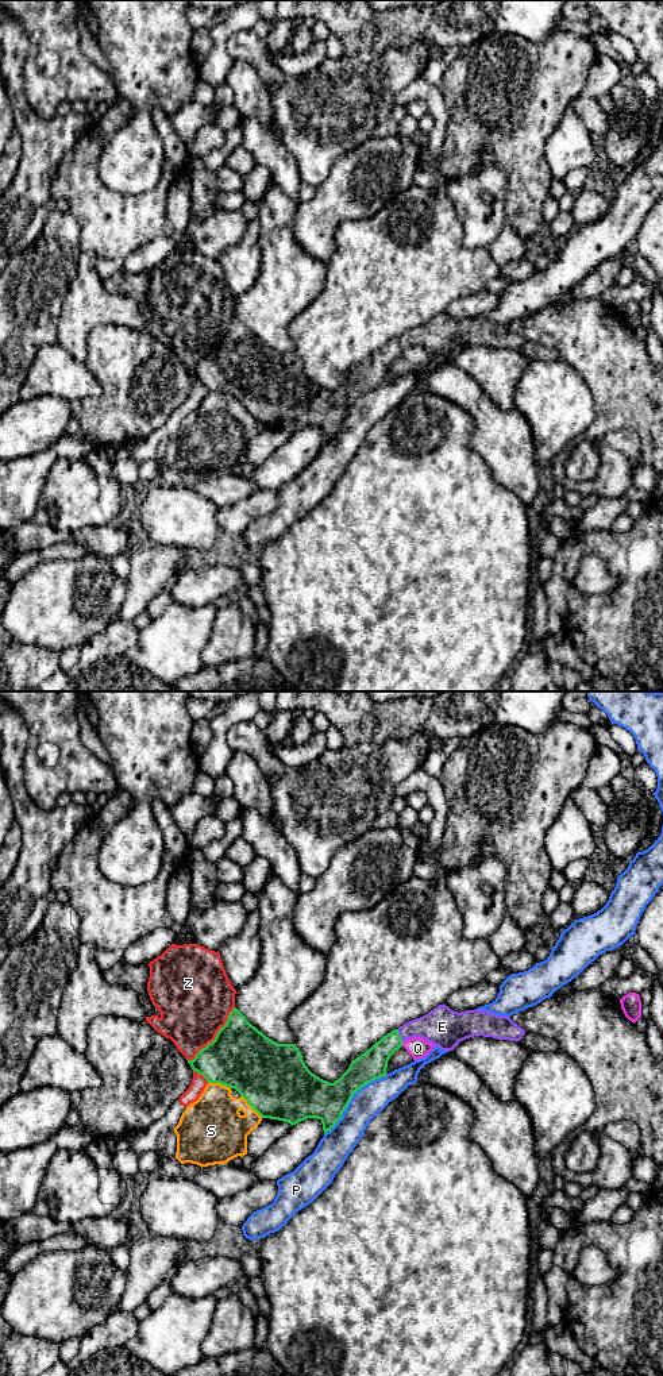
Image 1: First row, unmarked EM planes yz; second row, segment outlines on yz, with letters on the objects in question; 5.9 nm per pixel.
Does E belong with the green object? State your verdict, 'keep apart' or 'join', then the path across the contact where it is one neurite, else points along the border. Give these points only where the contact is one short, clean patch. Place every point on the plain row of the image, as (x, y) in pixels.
join; way yz (372, 373), (399, 345), (413, 336), (439, 335)

